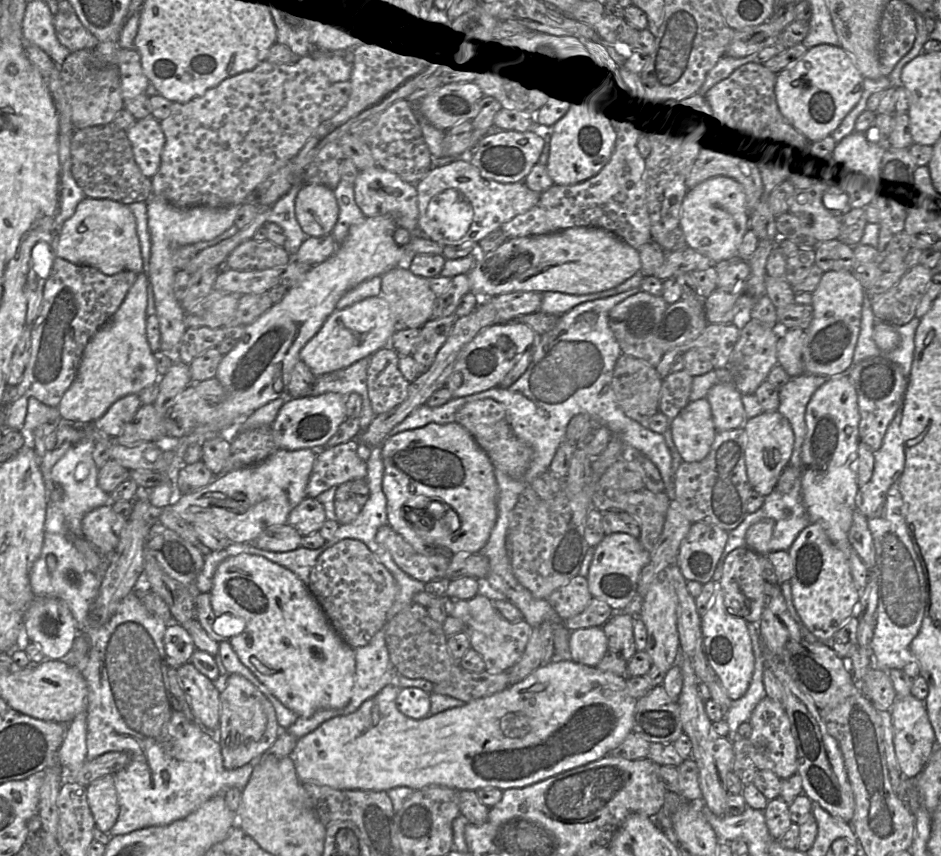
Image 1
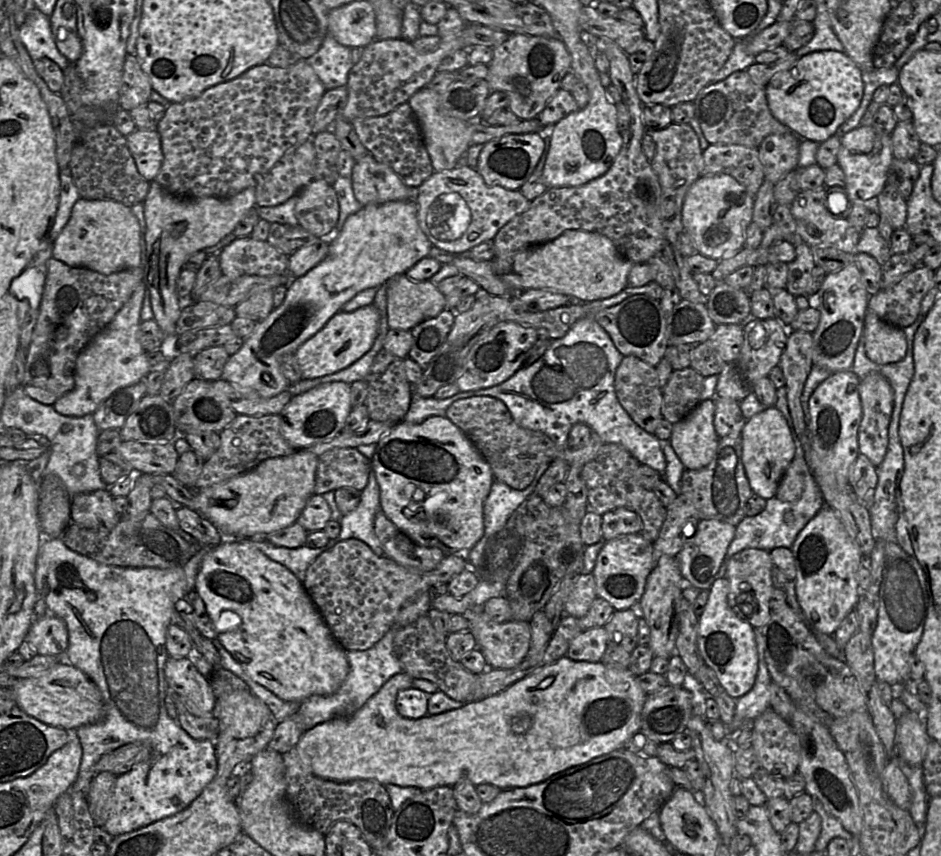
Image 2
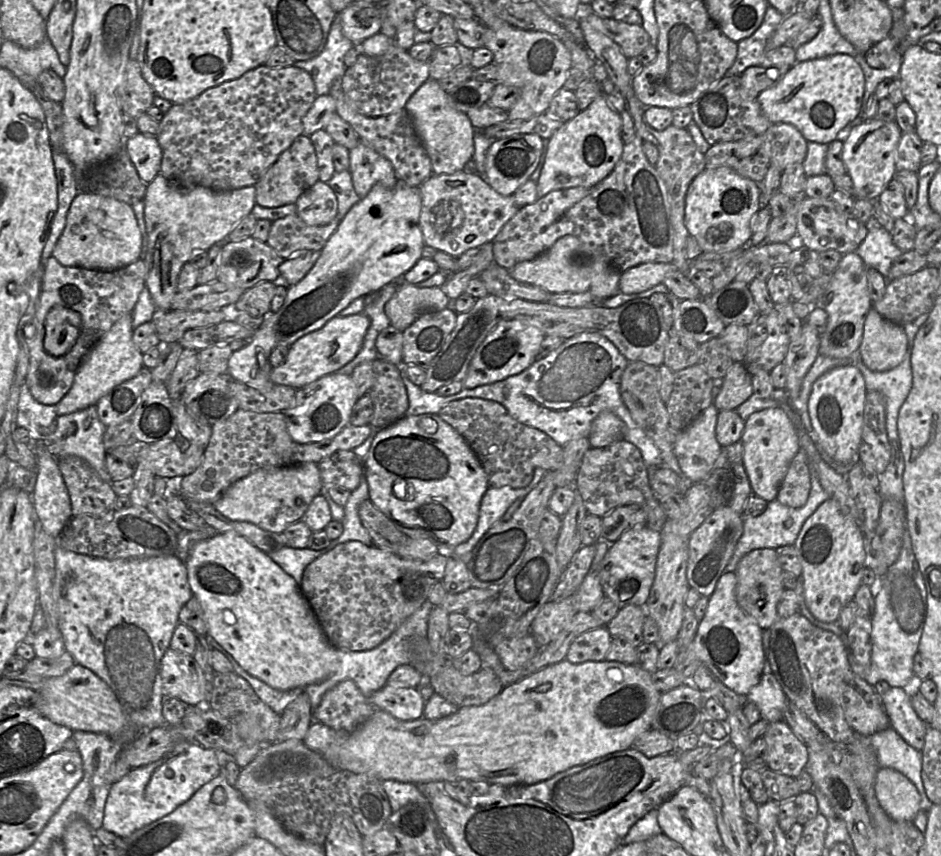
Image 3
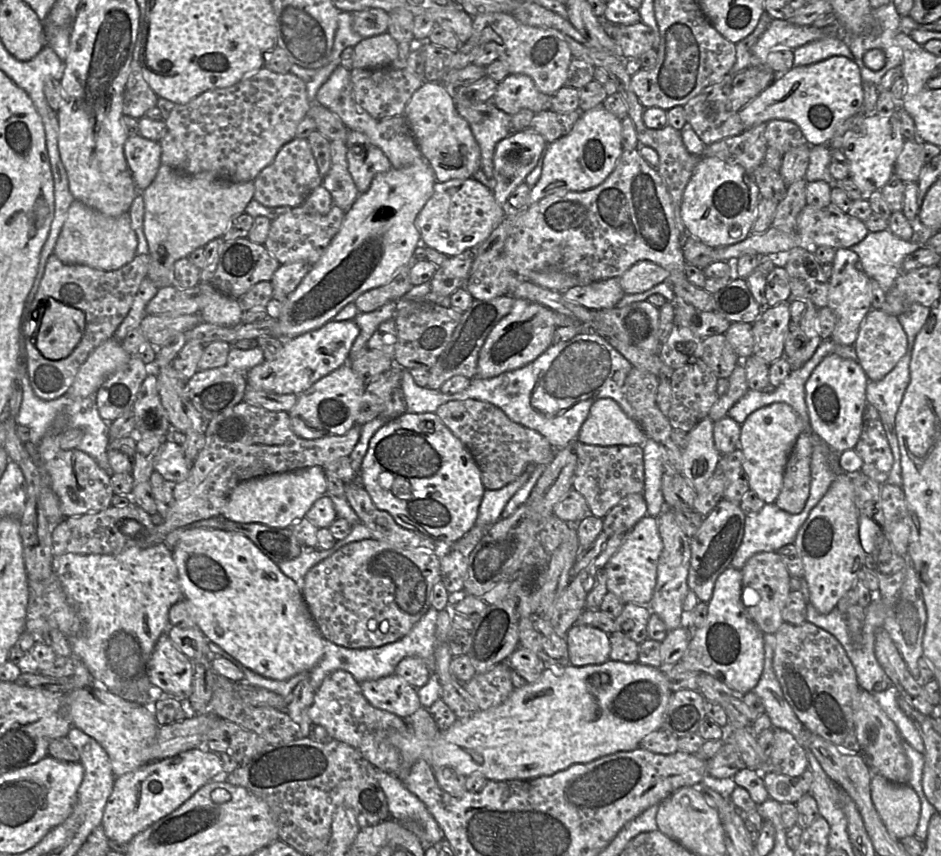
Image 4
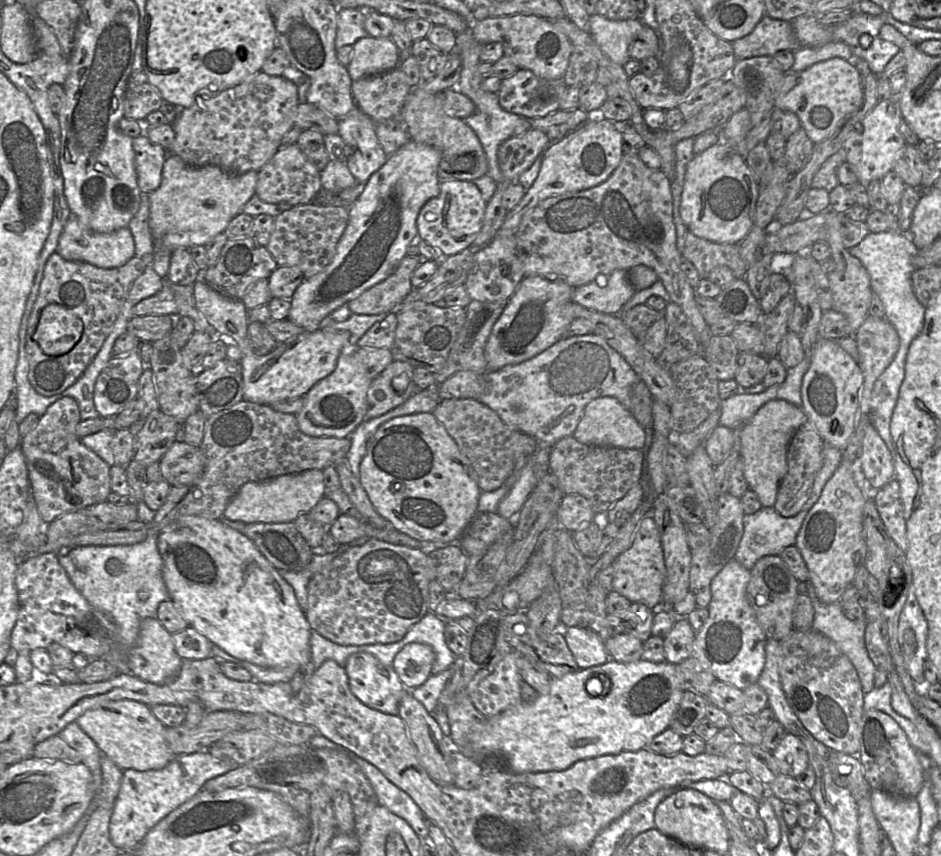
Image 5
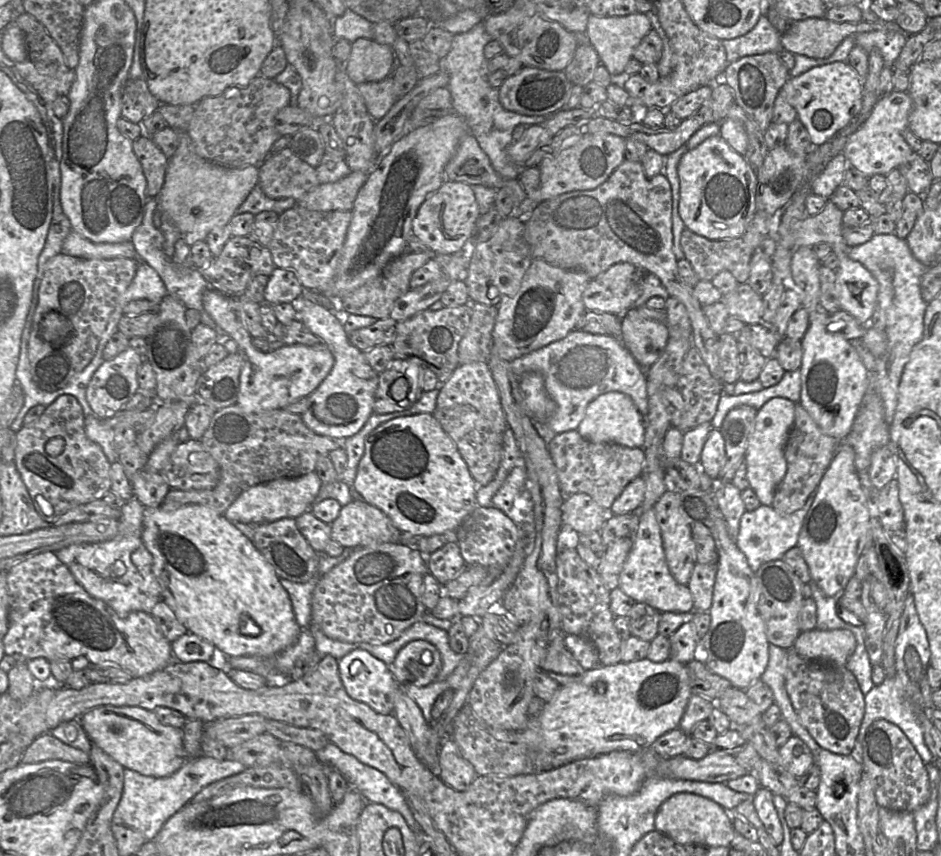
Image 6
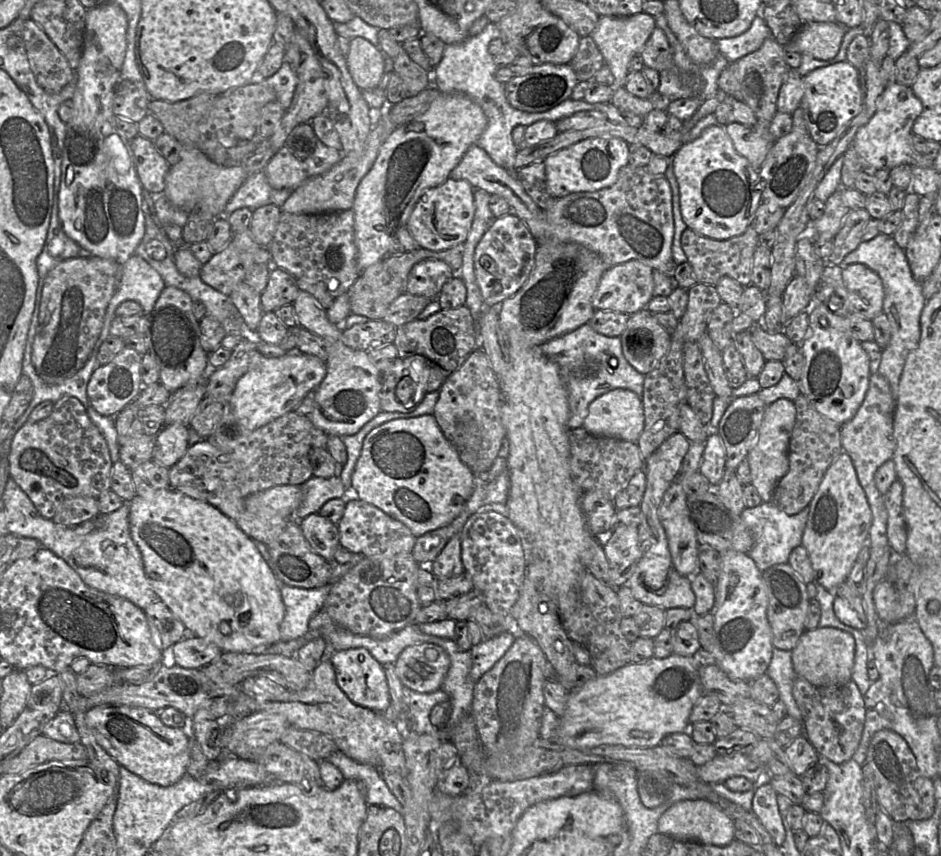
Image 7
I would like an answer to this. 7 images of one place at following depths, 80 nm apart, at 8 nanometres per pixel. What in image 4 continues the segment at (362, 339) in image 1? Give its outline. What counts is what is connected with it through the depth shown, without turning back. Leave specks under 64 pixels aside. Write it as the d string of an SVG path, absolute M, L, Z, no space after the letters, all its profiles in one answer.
M331 320L323 327L284 341L274 360L265 360L247 372L248 387L275 394L299 395L314 383L348 363L351 347L360 329L354 320Z

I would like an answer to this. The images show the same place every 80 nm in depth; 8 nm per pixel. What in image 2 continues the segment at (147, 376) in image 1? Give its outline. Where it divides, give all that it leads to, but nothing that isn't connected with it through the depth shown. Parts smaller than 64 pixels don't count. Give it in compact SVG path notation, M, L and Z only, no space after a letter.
M141 281L113 320L79 354L73 389L53 404L58 413L73 417L93 414L116 390L138 383L151 371L146 357L147 352L138 339L145 290L145 282Z

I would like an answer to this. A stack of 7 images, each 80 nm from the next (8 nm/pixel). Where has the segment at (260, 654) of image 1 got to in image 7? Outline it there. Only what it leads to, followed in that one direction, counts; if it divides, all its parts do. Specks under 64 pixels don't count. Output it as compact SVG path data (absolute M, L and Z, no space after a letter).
M175 489L136 495L129 506L130 533L141 551L149 583L159 599L184 623L188 633L213 642L223 653L251 653L280 641L286 608L276 574L253 539L233 520L211 504Z

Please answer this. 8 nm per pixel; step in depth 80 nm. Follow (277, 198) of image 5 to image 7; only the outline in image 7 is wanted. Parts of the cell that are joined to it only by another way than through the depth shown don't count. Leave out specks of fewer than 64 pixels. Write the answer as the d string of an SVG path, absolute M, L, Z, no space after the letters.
M286 145L274 154L263 172L269 185L274 189L295 190L309 177L304 169L303 161L298 159Z

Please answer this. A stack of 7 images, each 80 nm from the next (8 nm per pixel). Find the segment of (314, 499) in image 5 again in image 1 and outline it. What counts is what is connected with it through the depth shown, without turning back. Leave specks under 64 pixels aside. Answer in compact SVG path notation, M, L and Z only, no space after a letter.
M309 448L299 450L278 449L258 464L217 475L210 484L195 492L176 494L170 508L190 524L196 522L212 524L231 543L251 543L269 527L287 523L292 509L306 498L306 486L312 472L317 451Z

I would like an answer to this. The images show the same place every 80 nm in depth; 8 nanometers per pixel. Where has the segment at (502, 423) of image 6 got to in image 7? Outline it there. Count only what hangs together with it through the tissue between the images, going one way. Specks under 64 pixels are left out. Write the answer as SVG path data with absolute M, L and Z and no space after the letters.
M480 347L473 350L463 364L445 378L432 415L457 449L460 459L476 476L485 474L499 453L506 431L501 419L499 378Z

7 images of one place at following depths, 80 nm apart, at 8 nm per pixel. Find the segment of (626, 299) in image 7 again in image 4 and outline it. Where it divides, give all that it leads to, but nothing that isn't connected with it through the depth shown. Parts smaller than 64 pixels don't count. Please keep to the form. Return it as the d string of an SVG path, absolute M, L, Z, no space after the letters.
M612 277L570 288L562 295L565 299L590 310L601 310L616 307L625 293L620 285L619 277Z

